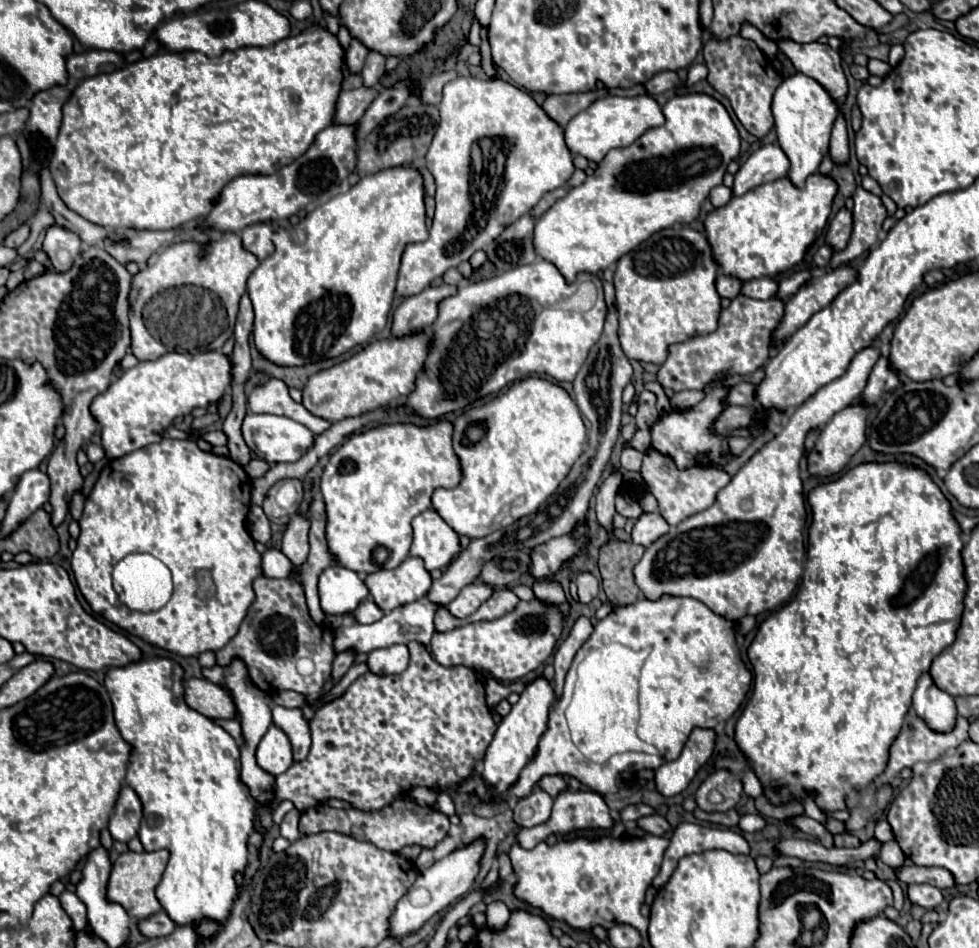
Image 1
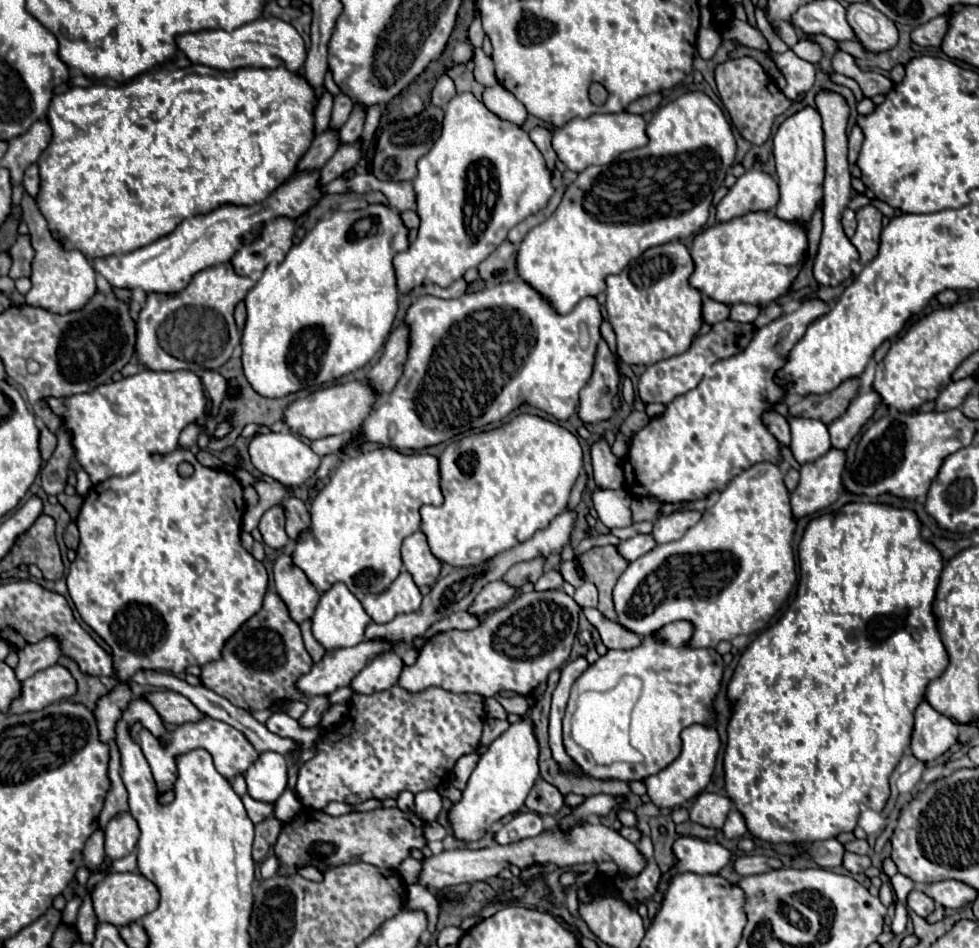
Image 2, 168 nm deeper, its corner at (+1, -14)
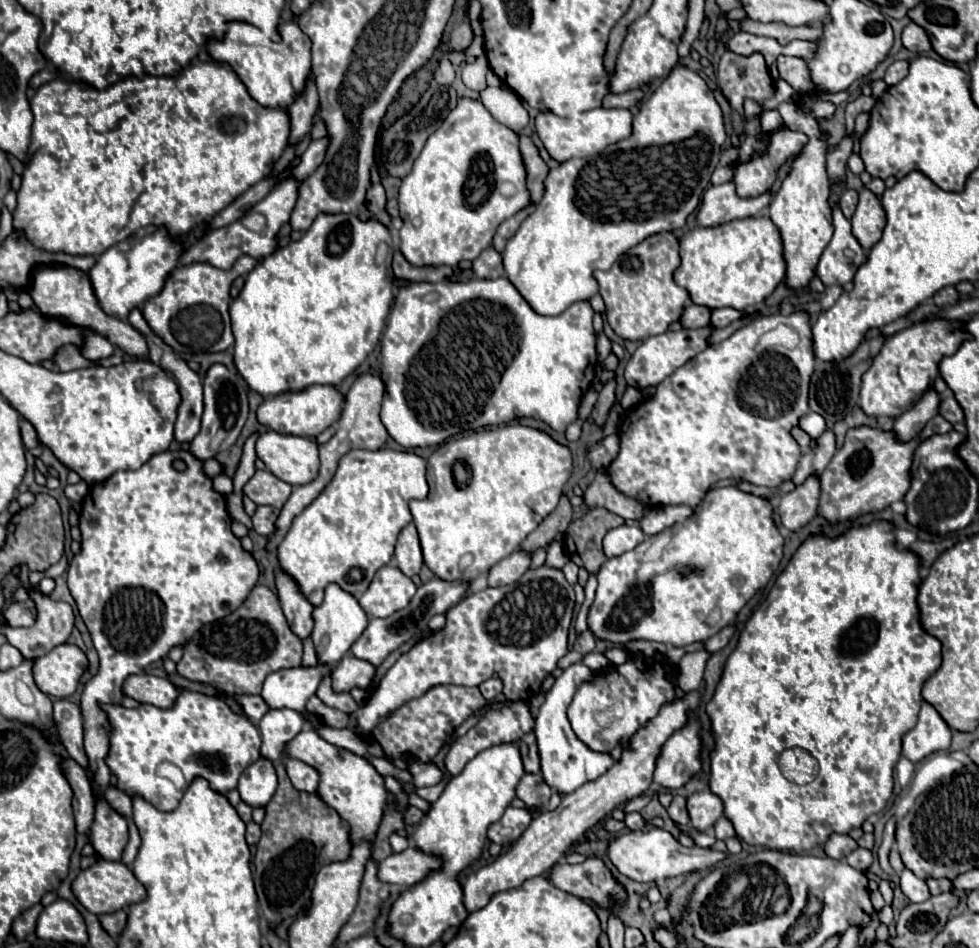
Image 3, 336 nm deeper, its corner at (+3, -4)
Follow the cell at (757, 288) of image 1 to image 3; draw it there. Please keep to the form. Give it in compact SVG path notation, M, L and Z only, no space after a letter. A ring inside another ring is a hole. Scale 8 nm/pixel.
M718 308L718 310L714 310L710 324L712 324L714 328L724 328L724 326L728 326L730 322L738 320L740 316L742 316L742 312L736 310L736 308Z

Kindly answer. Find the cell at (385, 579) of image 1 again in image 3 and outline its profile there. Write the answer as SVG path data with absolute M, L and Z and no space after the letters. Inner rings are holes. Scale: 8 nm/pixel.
M388 564L378 570L372 584L360 598L360 606L368 616L386 618L396 610L408 606L410 598L416 594L414 582L402 574L394 564Z

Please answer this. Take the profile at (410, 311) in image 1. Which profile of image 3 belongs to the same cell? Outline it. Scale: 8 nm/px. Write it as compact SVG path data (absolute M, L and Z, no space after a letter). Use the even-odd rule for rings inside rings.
M380 370L376 372L366 372L362 376L356 378L356 382L350 386L348 394L346 394L346 404L344 404L344 410L342 410L342 416L338 420L338 430L336 434L326 442L326 444L320 444L320 470L318 470L318 476L308 482L308 484L302 484L302 486L294 486L292 490L292 496L288 498L288 502L284 504L280 516L278 516L278 534L274 534L274 538L268 538L268 550L276 550L278 542L284 538L286 530L290 528L292 524L292 518L298 516L324 488L326 484L330 482L330 478L334 476L334 470L338 466L338 460L354 450L354 448L366 448L366 450L378 450L386 444L386 438L388 438L388 432L386 428L382 426L380 422L380 402L382 402L382 396L384 396L384 382L382 382L382 374Z

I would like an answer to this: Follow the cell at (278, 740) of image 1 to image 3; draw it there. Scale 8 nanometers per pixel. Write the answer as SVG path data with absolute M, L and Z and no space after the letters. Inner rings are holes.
M260 756L256 762L252 762L238 780L238 792L244 802L248 802L252 808L264 806L274 796L274 790L278 786L278 776L274 764Z

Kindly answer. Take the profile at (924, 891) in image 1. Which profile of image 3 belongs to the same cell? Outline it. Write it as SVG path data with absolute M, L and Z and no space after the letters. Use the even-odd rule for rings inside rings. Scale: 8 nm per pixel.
M902 870L902 874L900 874L900 888L902 888L904 896L910 902L926 902L930 898L926 882L916 878L910 870Z

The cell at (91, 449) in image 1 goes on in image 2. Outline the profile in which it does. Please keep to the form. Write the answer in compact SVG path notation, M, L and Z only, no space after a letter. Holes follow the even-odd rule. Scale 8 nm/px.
M78 470L78 472L76 472L76 478L78 478L78 484L76 484L76 494L84 498L84 496L88 494L88 490L90 490L92 482L90 482L90 478L88 478L88 474L86 474L84 470Z

